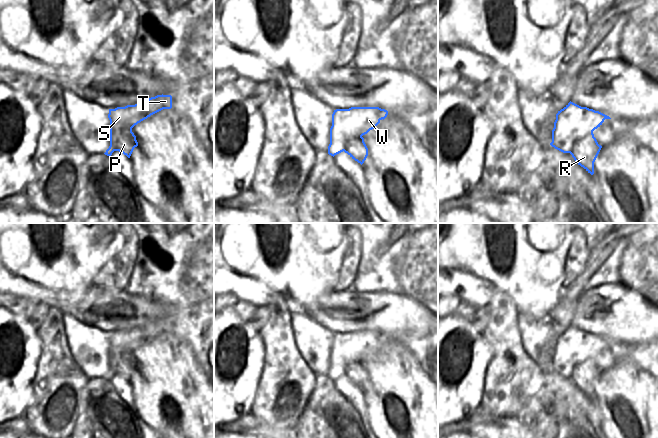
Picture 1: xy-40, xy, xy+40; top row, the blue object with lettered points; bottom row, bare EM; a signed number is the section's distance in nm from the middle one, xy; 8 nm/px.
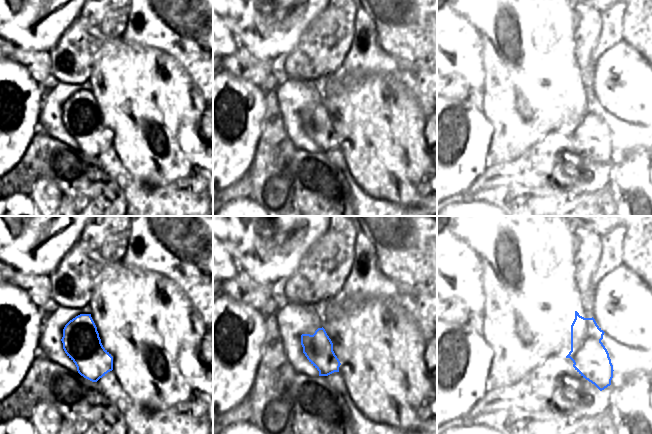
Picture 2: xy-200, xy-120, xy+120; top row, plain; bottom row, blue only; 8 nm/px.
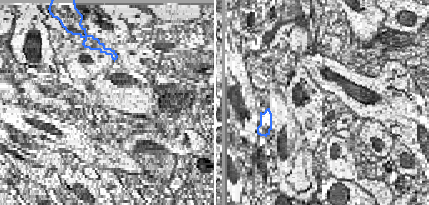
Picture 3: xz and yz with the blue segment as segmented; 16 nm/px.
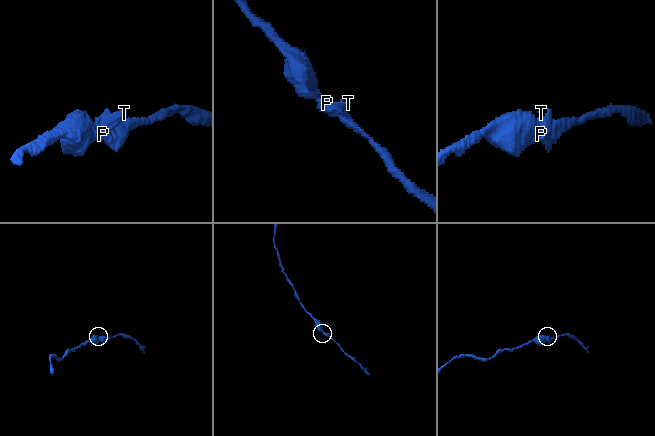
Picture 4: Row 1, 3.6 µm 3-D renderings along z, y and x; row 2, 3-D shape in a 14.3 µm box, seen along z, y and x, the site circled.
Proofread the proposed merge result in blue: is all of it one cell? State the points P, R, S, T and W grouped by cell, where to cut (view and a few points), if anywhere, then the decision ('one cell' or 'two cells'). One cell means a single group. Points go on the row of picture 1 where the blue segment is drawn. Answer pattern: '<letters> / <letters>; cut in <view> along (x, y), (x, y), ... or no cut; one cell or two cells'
P R S T W; no cut; one cell

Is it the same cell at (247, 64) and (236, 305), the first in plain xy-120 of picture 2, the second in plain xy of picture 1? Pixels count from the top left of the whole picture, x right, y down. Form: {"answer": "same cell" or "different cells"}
{"answer": "same cell"}

